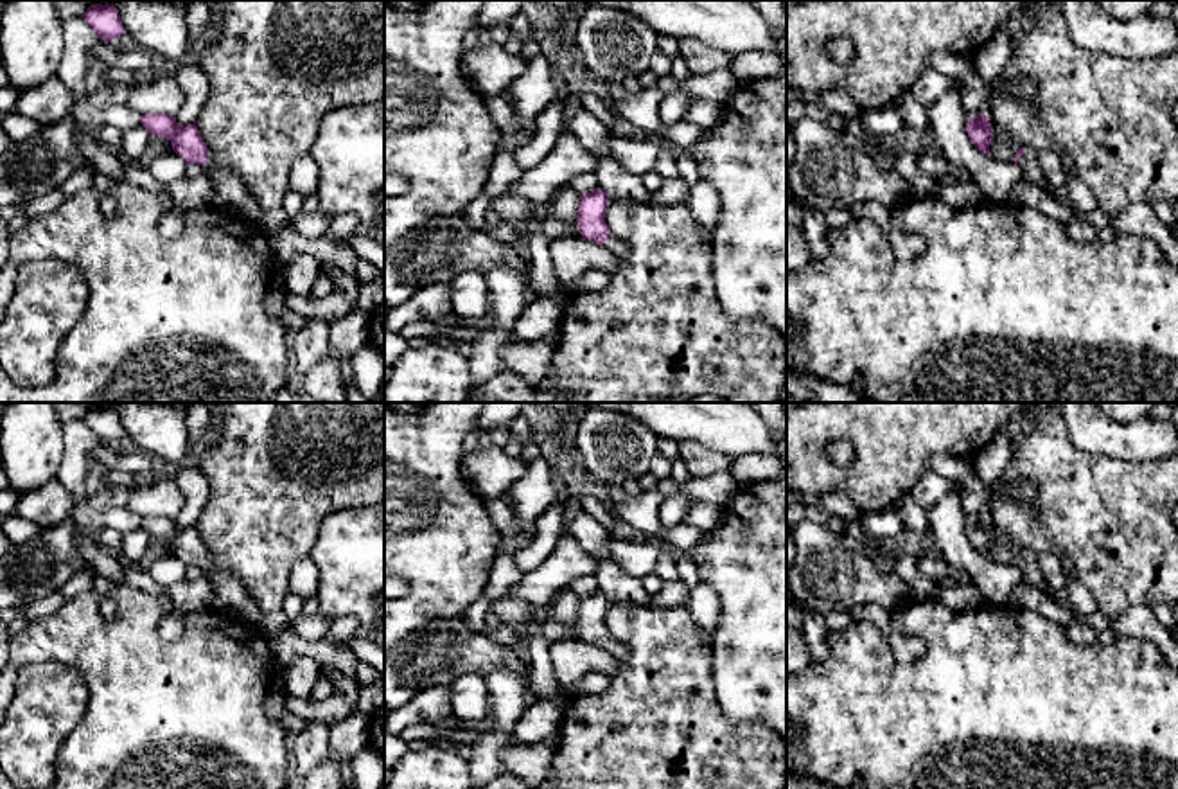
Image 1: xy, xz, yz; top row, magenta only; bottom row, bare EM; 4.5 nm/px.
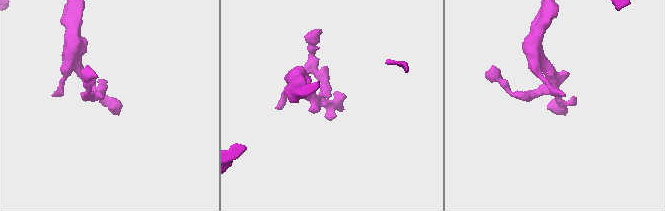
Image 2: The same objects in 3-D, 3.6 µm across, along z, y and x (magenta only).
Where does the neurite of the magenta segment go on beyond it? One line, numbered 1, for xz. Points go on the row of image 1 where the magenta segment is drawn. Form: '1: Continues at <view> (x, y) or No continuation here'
1: Continues at xz (613, 243)

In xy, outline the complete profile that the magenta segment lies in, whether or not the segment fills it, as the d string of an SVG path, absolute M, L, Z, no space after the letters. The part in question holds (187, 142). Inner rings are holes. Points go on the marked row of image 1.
M145 113L140 117L140 124L153 137L169 138L174 153L187 164L198 164L210 171L208 182L214 189L214 205L250 221L260 219L262 210L250 189L237 174L214 164L196 124L180 126L172 115L165 113Z

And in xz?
M600 187L580 196L576 216L578 230L584 239L605 246L616 257L625 257L629 246L612 235L605 223L605 207L609 203L607 194Z

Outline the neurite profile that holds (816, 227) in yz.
M801 205L803 208L803 228L808 239L810 252L815 261L824 259L830 252L828 232L830 225L822 214L822 210Z

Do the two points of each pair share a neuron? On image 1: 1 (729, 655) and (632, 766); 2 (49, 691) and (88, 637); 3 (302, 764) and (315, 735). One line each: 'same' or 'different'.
1: different
2: different
3: same

